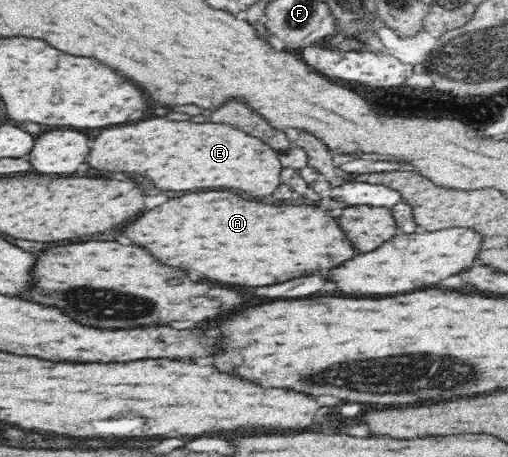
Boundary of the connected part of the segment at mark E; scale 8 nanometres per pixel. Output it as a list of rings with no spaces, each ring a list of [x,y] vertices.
[[[163,117],[103,129],[93,139],[87,163],[93,169],[143,175],[161,191],[223,187],[239,189],[253,197],[265,197],[275,193],[281,185],[279,155],[261,139],[245,135],[231,125],[169,121]]]

